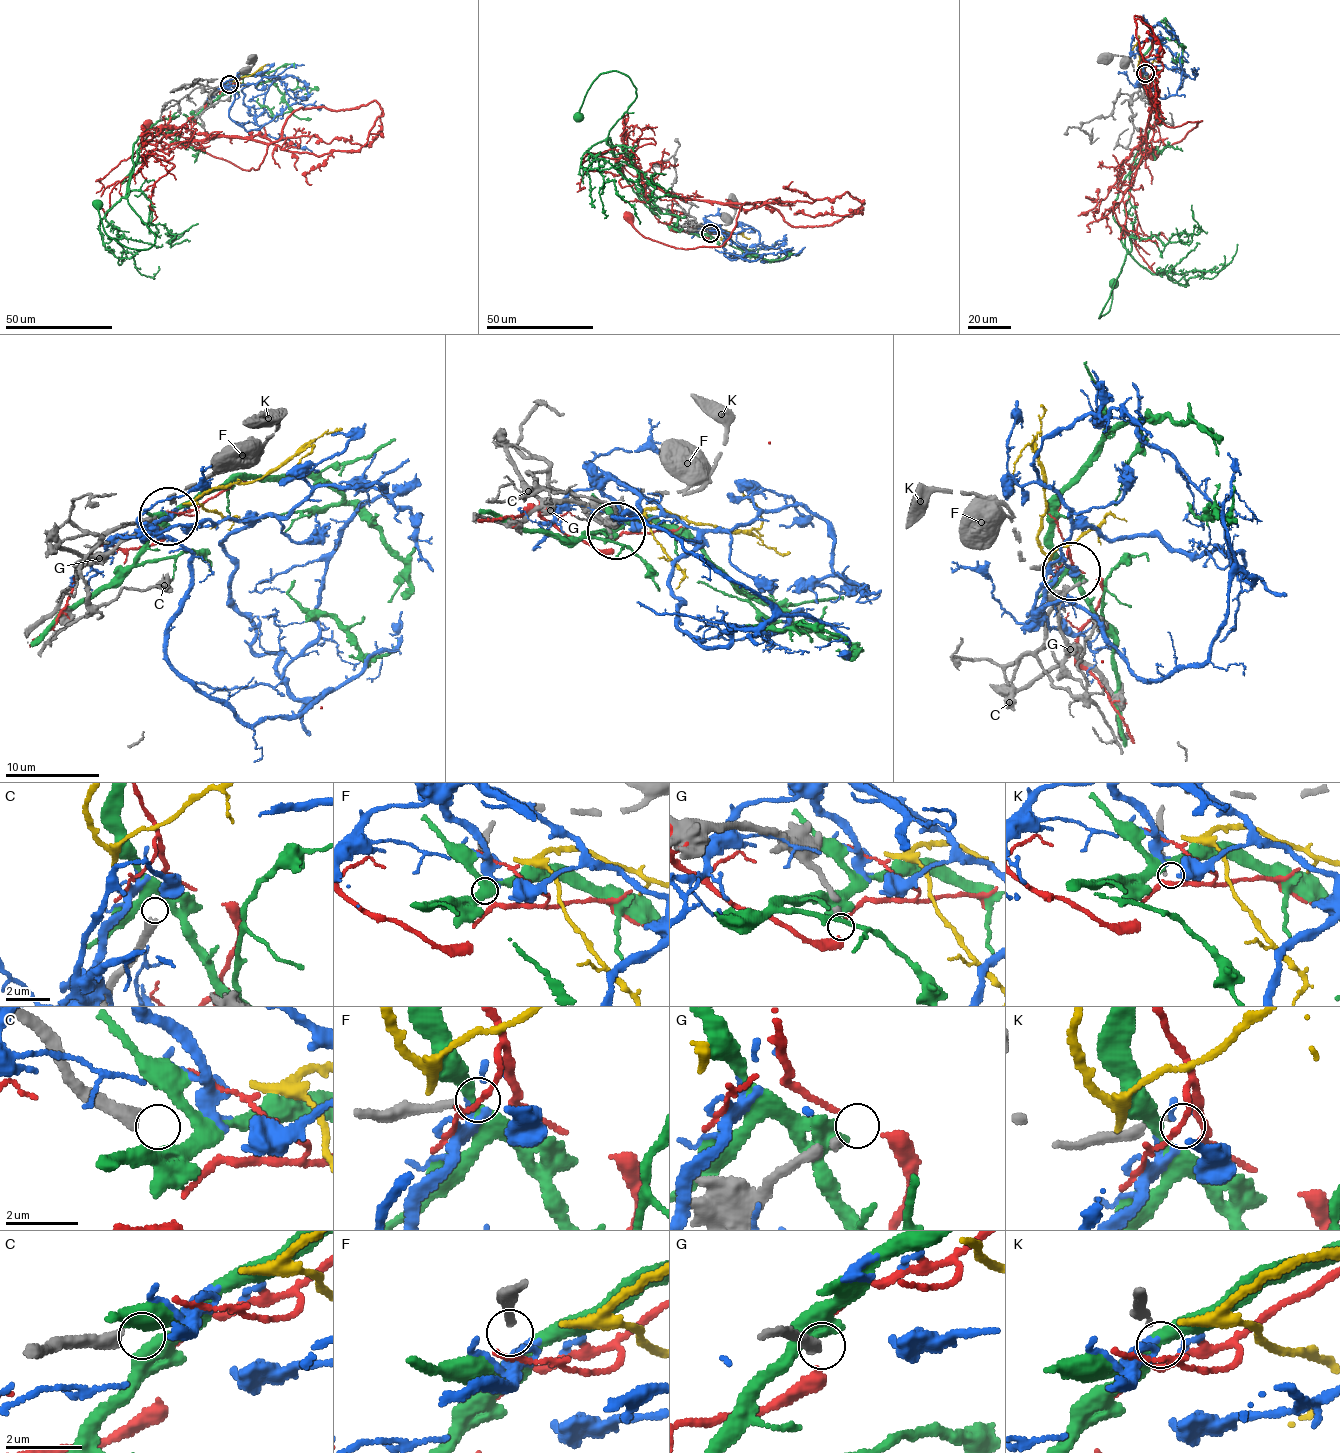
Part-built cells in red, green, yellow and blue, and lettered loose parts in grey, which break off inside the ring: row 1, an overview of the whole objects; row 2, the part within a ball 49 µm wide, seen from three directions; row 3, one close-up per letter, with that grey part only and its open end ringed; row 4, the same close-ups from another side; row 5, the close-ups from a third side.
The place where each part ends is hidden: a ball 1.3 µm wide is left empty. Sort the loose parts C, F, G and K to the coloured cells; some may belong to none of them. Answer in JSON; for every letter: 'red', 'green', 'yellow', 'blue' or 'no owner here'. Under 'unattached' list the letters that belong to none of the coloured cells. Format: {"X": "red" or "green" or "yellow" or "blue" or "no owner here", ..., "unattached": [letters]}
{"C": "no owner here", "F": "no owner here", "G": "no owner here", "K": "blue", "unattached": ["C", "F", "G"]}

